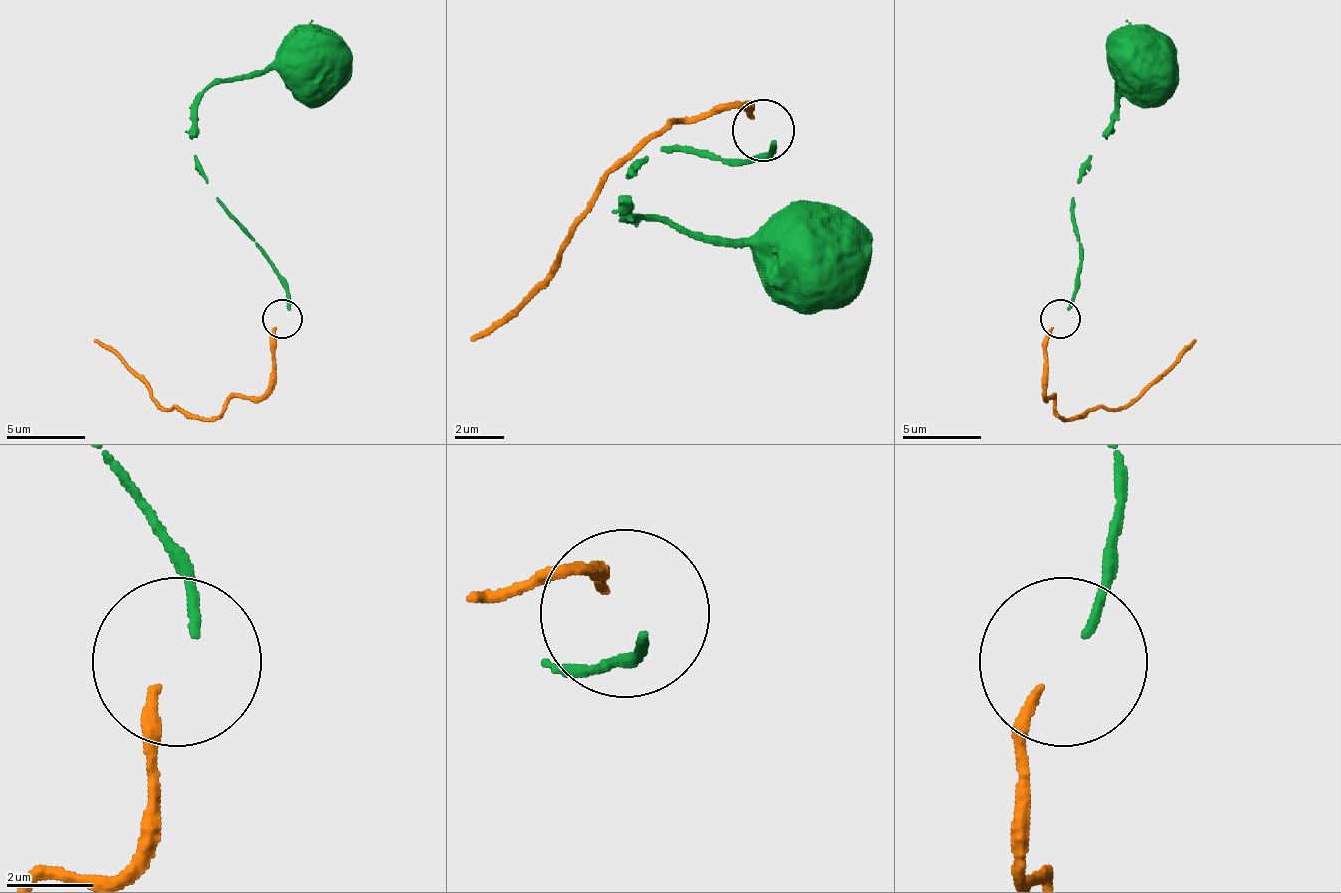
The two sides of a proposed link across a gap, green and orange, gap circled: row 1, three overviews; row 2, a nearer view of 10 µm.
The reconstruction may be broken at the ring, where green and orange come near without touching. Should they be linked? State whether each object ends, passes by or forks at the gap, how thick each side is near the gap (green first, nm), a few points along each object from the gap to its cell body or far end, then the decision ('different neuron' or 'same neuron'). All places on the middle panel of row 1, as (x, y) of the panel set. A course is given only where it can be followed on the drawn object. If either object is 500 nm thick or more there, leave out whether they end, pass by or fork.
green ends; orange ends; calibres 200 and 260 nm; course green (774, 142), (767, 154), (749, 161), (644, 154), (626, 179), (626, 210), (724, 241), (829, 241), (817, 259); course orange (755, 117), (749, 105), (731, 105), (687, 117), (675, 117), (644, 142), (601, 185), (564, 253), (472, 339); different neuron

